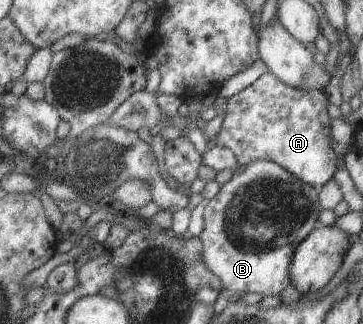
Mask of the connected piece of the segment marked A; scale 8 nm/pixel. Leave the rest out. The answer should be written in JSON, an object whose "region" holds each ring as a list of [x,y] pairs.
{"region":[[[268,71],[228,98],[223,121],[216,133],[215,145],[230,149],[238,165],[245,165],[253,160],[271,160],[301,181],[320,188],[338,170],[335,166],[336,153],[331,150],[329,138],[323,131],[330,123],[327,105],[328,101],[322,90],[294,88],[279,81]]]}

